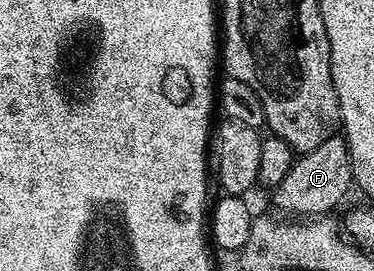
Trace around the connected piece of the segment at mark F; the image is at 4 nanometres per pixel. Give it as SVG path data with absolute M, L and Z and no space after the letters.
M335 134L330 140L320 144L318 148L312 149L310 153L306 153L297 157L291 166L290 172L286 172L286 180L282 180L282 184L278 184L271 191L272 202L280 210L285 210L285 215L297 216L300 218L316 218L331 213L330 210L336 207L353 187L353 170L350 164L350 156L348 145L343 135Z

